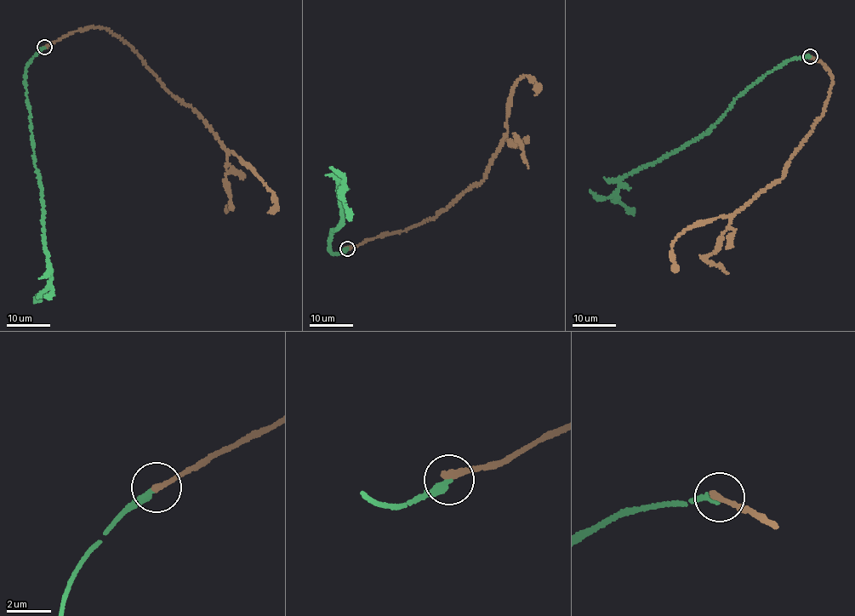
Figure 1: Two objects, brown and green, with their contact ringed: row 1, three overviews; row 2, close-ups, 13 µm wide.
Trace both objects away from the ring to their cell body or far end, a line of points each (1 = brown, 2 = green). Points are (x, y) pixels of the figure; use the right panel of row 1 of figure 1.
1: (810, 56), (833, 82), (821, 116), (779, 179), (735, 213), (677, 235), (672, 248), (677, 270)
2: (810, 56), (782, 64), (737, 98), (707, 132), (632, 172), (619, 181), (616, 200), (634, 216)

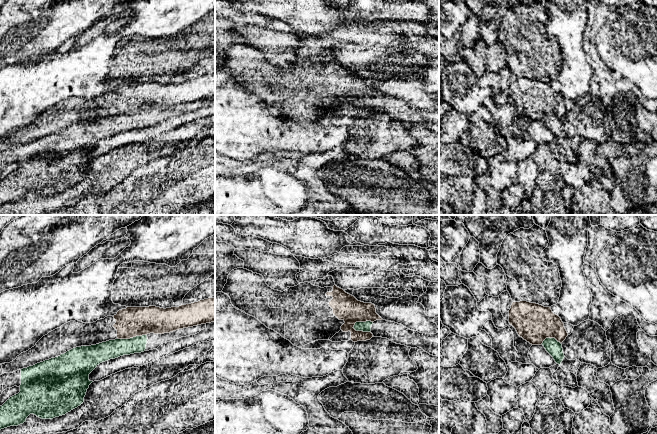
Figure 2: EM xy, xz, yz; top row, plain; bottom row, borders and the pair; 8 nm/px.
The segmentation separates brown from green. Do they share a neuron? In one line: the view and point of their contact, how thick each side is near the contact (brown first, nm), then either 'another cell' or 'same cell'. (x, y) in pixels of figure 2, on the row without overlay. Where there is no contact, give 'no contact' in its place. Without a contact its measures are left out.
xz (361, 97) | 220/80 nm | another cell

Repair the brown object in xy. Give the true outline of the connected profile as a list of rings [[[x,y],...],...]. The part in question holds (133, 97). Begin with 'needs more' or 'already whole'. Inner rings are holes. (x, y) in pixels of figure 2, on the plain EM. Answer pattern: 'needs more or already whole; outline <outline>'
needs more; outline [[[215,73],[166,85],[156,82],[127,83],[126,85],[119,86],[114,92],[107,92],[104,95],[97,96],[93,99],[83,99],[78,96],[70,97],[62,101],[60,104],[57,104],[43,112],[34,123],[21,129],[12,138],[1,140],[3,150],[13,149],[17,146],[33,142],[45,136],[58,133],[76,123],[96,121],[115,115],[130,115],[150,109],[170,109],[179,105],[211,99],[214,97]]]

